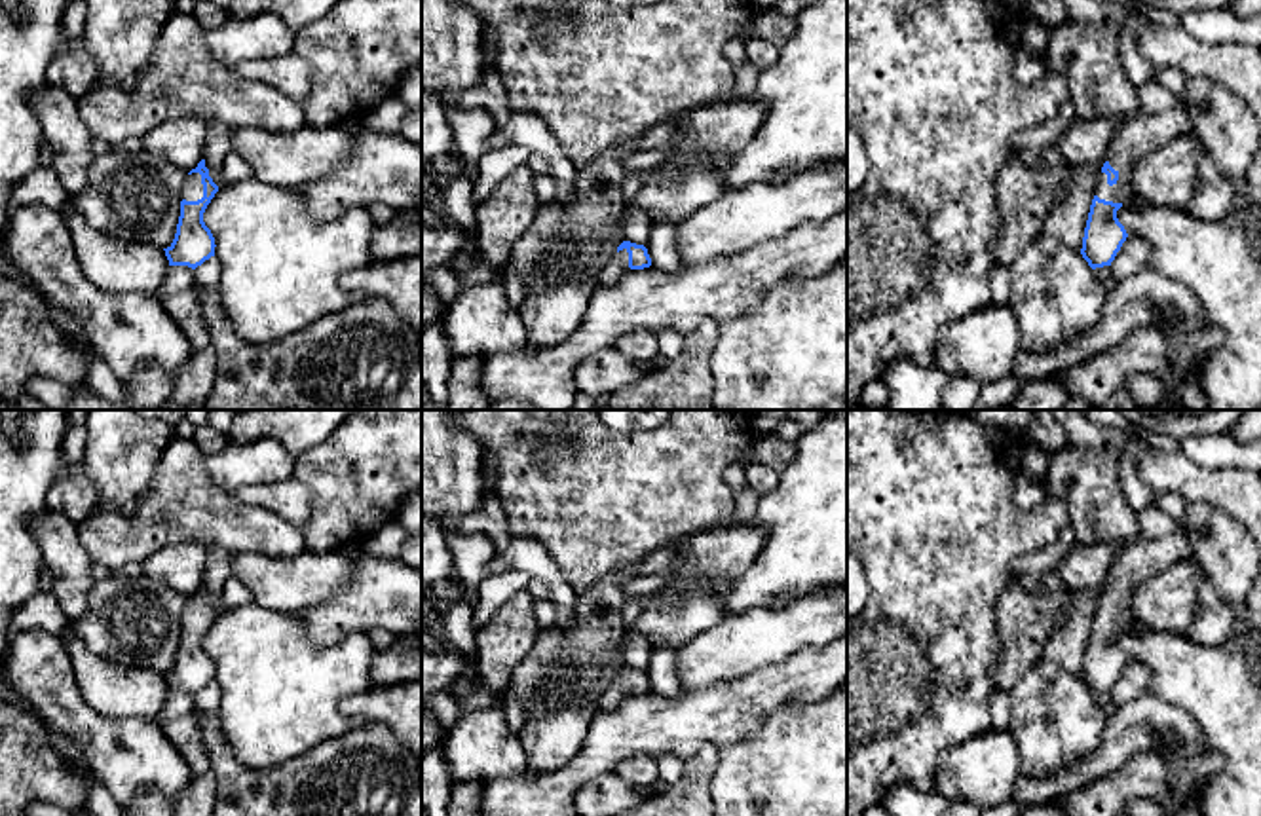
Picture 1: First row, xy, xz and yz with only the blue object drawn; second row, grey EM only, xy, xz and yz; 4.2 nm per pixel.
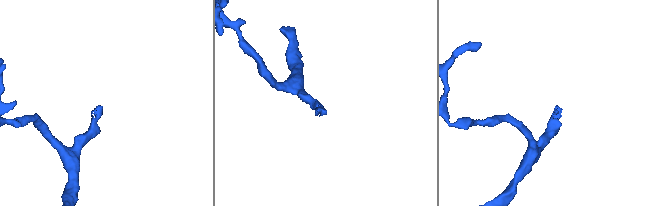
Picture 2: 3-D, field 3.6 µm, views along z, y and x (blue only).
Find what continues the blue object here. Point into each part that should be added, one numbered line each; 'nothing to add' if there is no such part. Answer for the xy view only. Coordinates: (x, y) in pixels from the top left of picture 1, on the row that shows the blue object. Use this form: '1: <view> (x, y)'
1: xy (192, 190)

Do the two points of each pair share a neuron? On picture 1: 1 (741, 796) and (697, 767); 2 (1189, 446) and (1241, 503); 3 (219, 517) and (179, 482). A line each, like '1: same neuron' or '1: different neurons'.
1: different neurons
2: different neurons
3: same neuron

